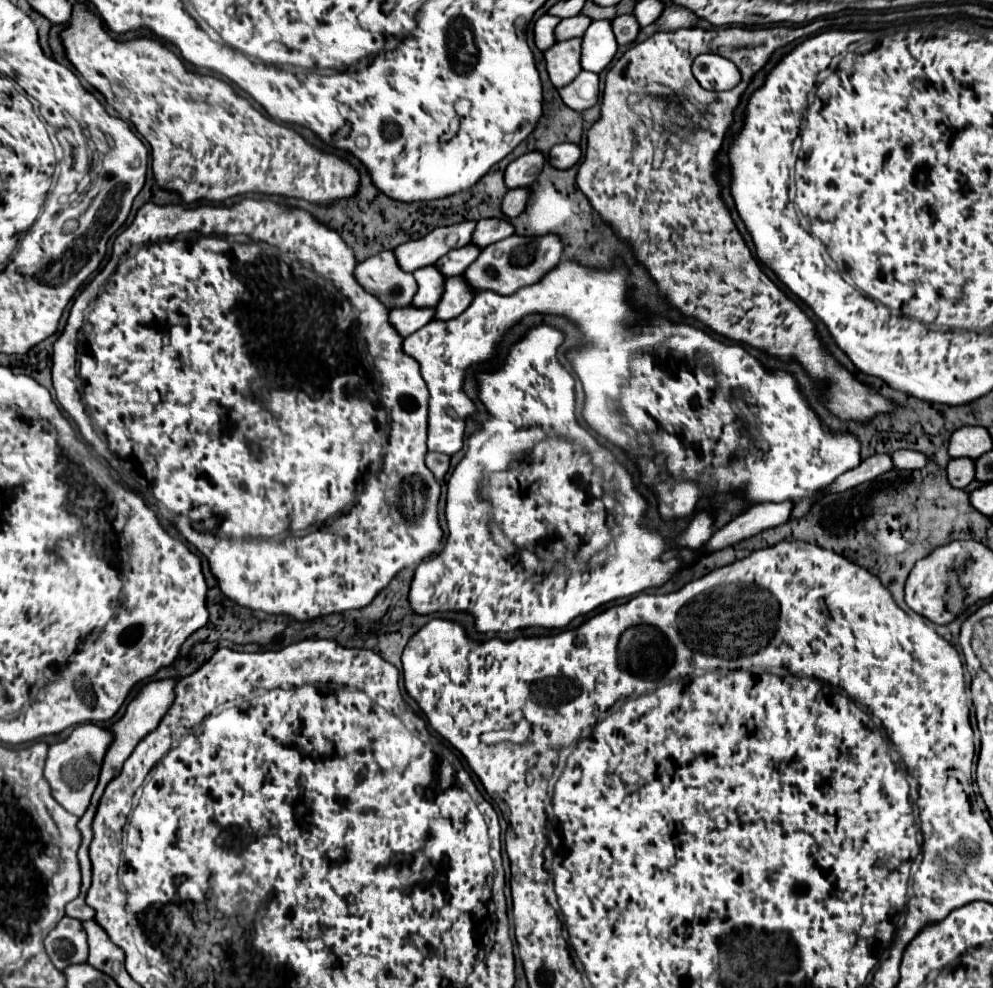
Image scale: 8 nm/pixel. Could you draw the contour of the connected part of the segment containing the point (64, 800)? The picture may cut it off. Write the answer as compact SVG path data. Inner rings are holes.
M82 724L78 726L64 742L52 744L46 756L46 766L44 766L44 778L52 788L54 800L68 810L74 816L82 816L86 812L92 792L98 784L98 774L100 766L104 760L104 754L112 742L112 736L108 730L98 728L96 724Z

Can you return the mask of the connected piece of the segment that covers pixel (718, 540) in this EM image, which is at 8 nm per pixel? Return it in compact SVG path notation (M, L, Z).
M792 500L754 504L746 512L742 512L738 518L728 522L724 528L716 530L714 536L706 544L706 552L722 550L722 548L738 544L762 530L776 528L790 520L790 512L792 512Z

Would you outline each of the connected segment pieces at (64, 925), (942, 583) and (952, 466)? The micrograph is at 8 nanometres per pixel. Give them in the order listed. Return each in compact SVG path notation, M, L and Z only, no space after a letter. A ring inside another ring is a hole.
M64 916L60 924L46 936L44 948L58 970L68 968L70 964L86 962L88 958L86 932L82 930L80 920Z
M926 556L922 560L916 562L916 566L912 568L908 580L906 580L906 604L920 616L936 622L936 624L948 624L954 620L954 614L950 614L946 610L946 598L948 598L948 584L946 584L946 570L948 568L938 568L934 570L934 566L930 564L934 560L934 556Z
M968 458L950 460L946 466L946 474L948 474L948 482L954 488L966 488L974 480L974 460Z

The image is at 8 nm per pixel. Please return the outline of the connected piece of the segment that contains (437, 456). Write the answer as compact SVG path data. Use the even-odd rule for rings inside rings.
M428 452L426 454L426 466L430 468L430 472L434 472L436 480L442 480L450 468L450 456L440 454L440 452Z

